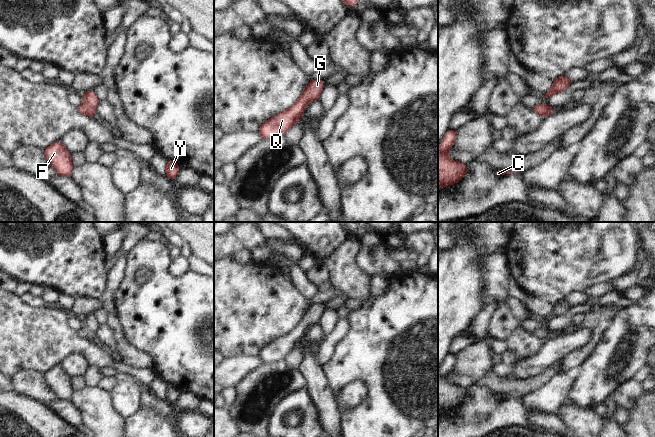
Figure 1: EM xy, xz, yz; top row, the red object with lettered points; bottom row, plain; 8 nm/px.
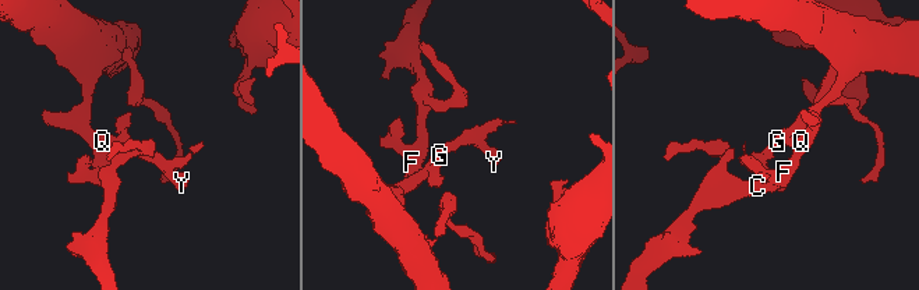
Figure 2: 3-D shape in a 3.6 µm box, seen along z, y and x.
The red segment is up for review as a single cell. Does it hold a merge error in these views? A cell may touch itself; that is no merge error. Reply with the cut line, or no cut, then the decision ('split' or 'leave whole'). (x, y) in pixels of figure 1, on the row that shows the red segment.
no cut; leave whole

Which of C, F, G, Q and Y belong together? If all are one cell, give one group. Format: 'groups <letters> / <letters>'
groups C F G Q Y

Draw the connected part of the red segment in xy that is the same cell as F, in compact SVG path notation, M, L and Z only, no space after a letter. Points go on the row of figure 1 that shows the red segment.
M57 141L44 149L46 161L57 171L60 177L69 177L73 165L69 151Z

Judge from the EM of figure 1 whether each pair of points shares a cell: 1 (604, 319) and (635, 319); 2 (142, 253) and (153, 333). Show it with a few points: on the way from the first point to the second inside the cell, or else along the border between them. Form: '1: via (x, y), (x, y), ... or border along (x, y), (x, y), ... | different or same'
1: border along (620, 308), (614, 316), (612, 323), (604, 330) | different
2: via (156, 273), (156, 297), (153, 300), (153, 313) | same

